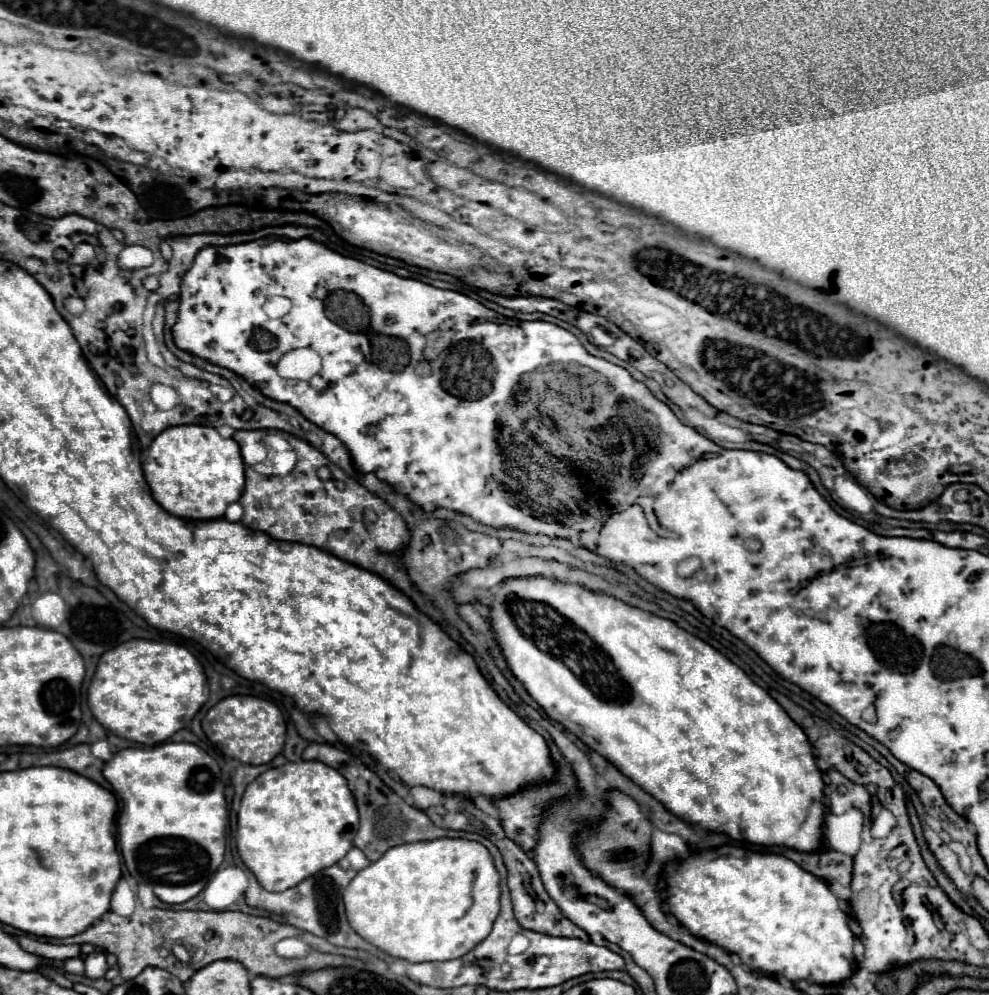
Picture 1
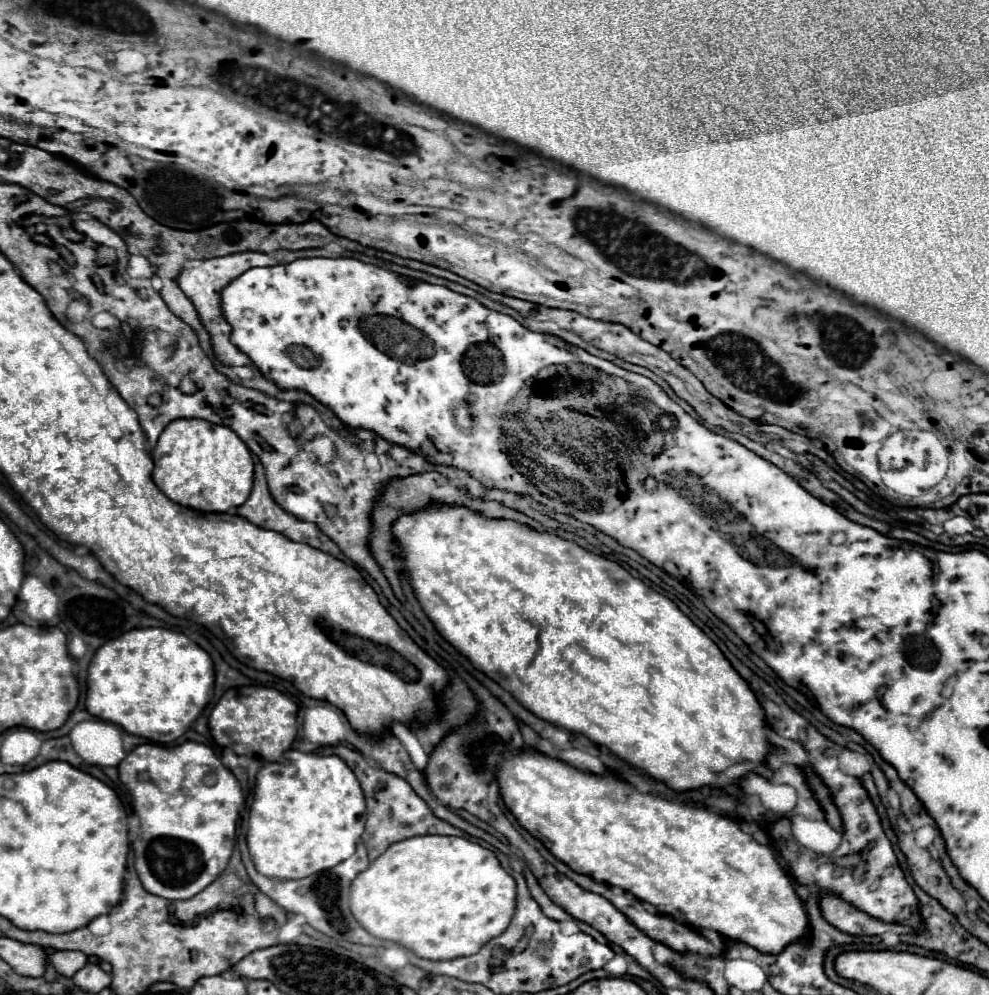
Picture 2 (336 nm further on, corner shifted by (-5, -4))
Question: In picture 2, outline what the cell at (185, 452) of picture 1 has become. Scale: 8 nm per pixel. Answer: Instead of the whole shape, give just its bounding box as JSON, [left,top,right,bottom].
[153,418,253,514]

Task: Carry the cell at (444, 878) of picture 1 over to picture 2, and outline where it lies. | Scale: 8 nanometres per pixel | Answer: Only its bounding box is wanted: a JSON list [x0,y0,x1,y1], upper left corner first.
[351,836,515,960]

